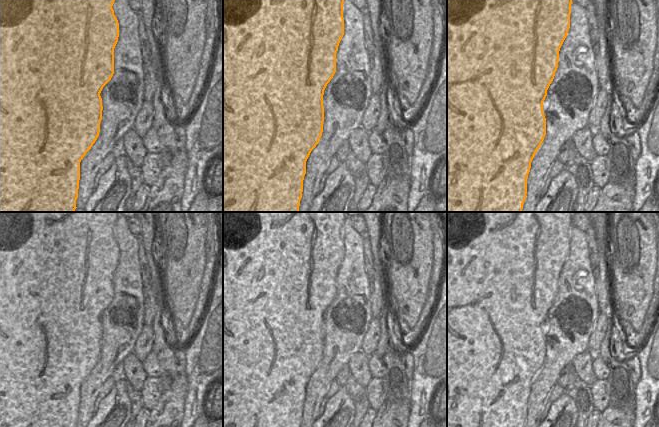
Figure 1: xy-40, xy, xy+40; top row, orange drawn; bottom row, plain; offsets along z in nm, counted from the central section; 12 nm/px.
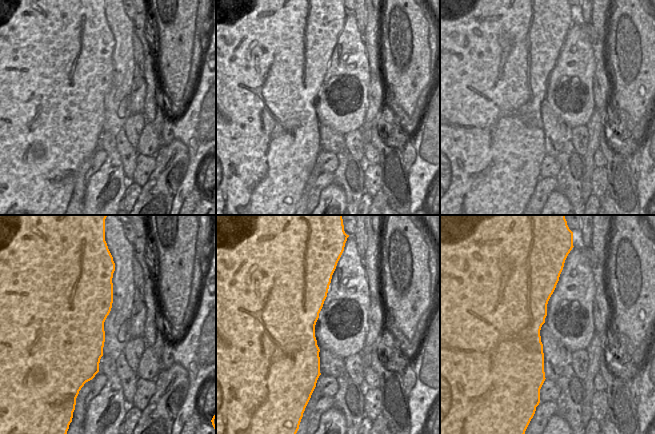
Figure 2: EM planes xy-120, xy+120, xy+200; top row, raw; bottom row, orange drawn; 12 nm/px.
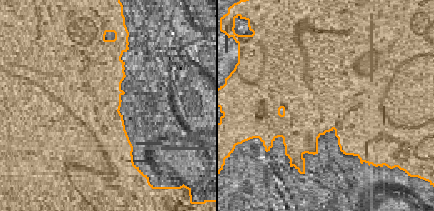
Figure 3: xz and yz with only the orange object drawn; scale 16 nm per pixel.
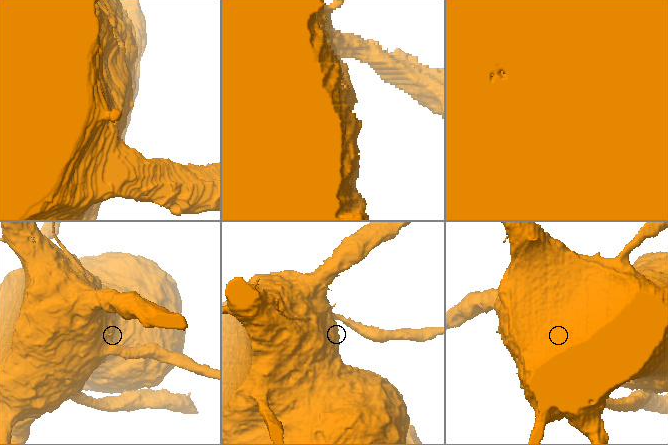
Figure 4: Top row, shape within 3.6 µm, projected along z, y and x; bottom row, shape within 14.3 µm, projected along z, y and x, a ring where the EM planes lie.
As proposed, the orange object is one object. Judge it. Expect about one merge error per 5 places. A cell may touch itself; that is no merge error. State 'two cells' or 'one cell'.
one cell

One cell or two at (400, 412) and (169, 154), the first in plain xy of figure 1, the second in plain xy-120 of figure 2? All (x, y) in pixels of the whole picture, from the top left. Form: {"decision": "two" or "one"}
{"decision": "one"}

